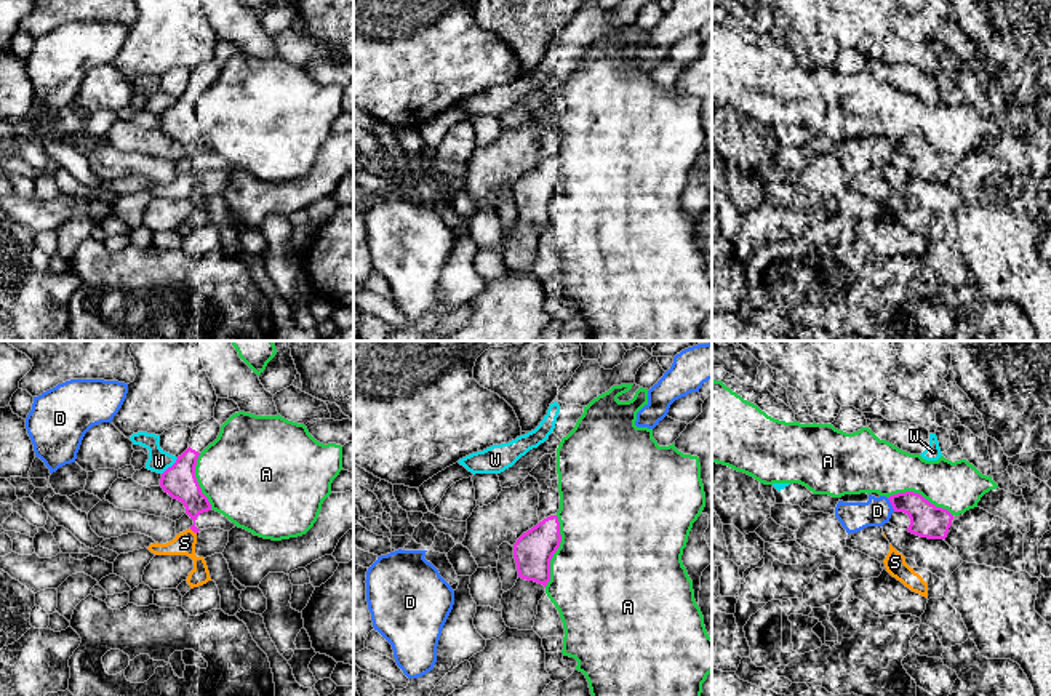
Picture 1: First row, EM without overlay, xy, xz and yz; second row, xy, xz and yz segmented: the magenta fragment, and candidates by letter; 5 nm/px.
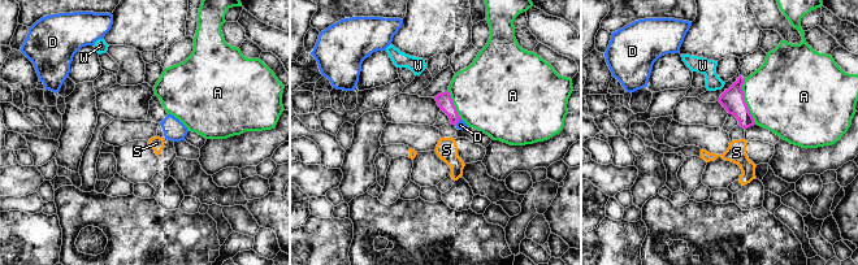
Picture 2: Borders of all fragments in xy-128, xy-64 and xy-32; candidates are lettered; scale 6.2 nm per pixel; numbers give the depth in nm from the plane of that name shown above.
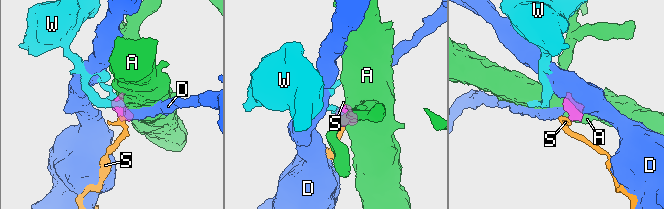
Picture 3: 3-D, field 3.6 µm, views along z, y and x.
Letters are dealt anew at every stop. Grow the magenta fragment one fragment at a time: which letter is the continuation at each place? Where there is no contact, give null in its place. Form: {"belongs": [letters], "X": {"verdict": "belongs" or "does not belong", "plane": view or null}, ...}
{"belongs": [], "A": {"verdict": "does not belong", "plane": "xz"}, "D": {"verdict": "does not belong", "plane": "yz"}, "S": {"verdict": "does not belong", "plane": "xy"}, "W": {"verdict": "does not belong", "plane": "xy"}}

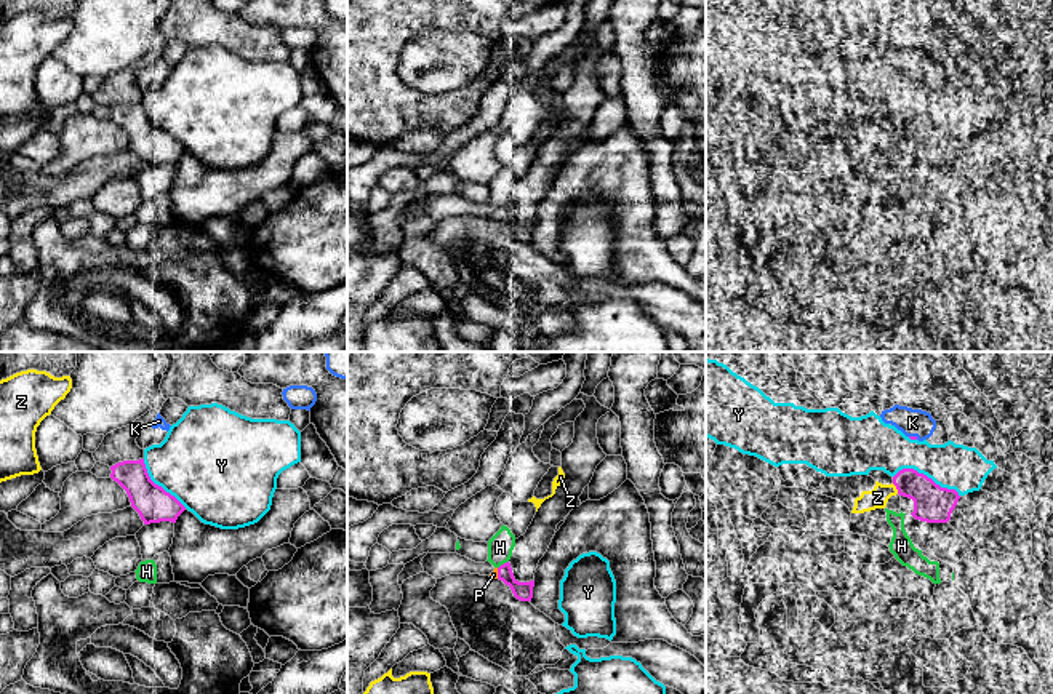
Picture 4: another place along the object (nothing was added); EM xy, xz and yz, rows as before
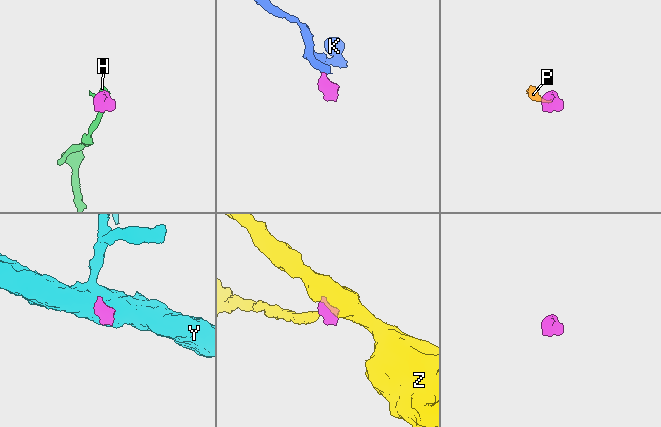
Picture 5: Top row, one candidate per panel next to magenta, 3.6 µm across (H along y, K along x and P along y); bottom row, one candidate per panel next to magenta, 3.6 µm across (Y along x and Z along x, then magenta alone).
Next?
{"belongs": ["K", "P"], "H": {"verdict": "does not belong", "plane": "xz"}, "K": {"verdict": "belongs", "plane": "yz"}, "P": {"verdict": "belongs", "plane": "xz"}, "Y": {"verdict": "does not belong", "plane": "yz"}, "Z": {"verdict": "does not belong", "plane": "yz"}}

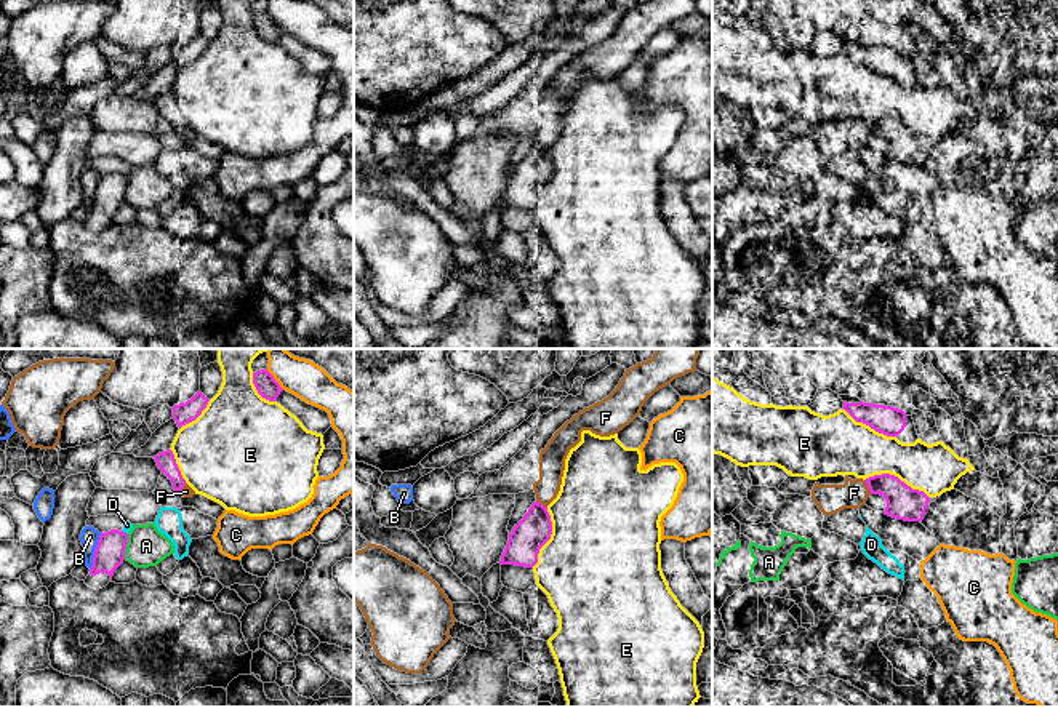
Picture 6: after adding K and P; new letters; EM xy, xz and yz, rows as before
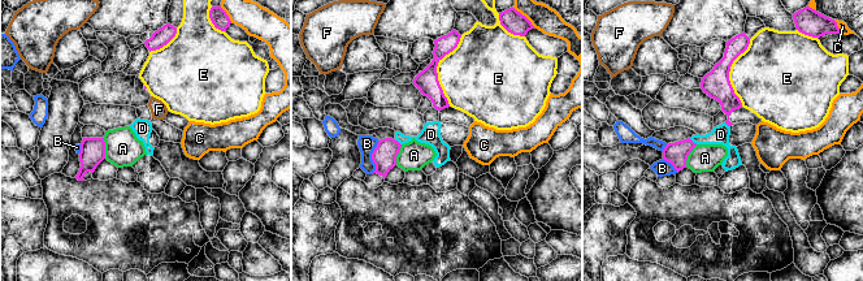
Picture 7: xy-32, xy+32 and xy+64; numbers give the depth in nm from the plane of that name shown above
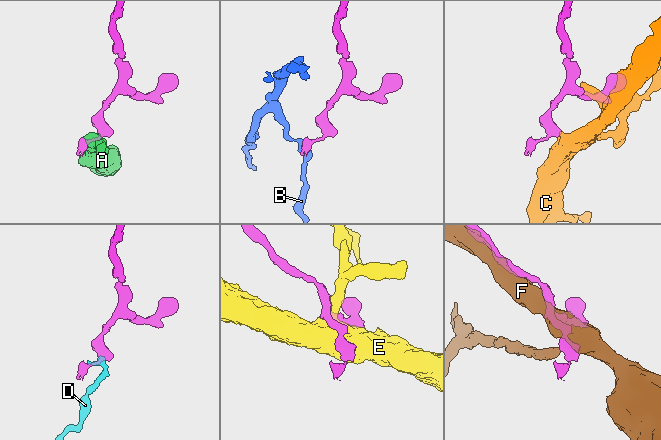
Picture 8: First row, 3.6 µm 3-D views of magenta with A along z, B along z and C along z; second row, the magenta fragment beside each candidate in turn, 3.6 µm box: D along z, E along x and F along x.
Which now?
{"belongs": [], "A": {"verdict": "does not belong", "plane": "xy"}, "B": {"verdict": "does not belong", "plane": "xy"}, "C": {"verdict": "does not belong", "plane": "xy"}, "D": {"verdict": "does not belong", "plane": "xy"}, "E": {"verdict": "does not belong", "plane": "yz"}, "F": {"verdict": "does not belong", "plane": "yz"}}

